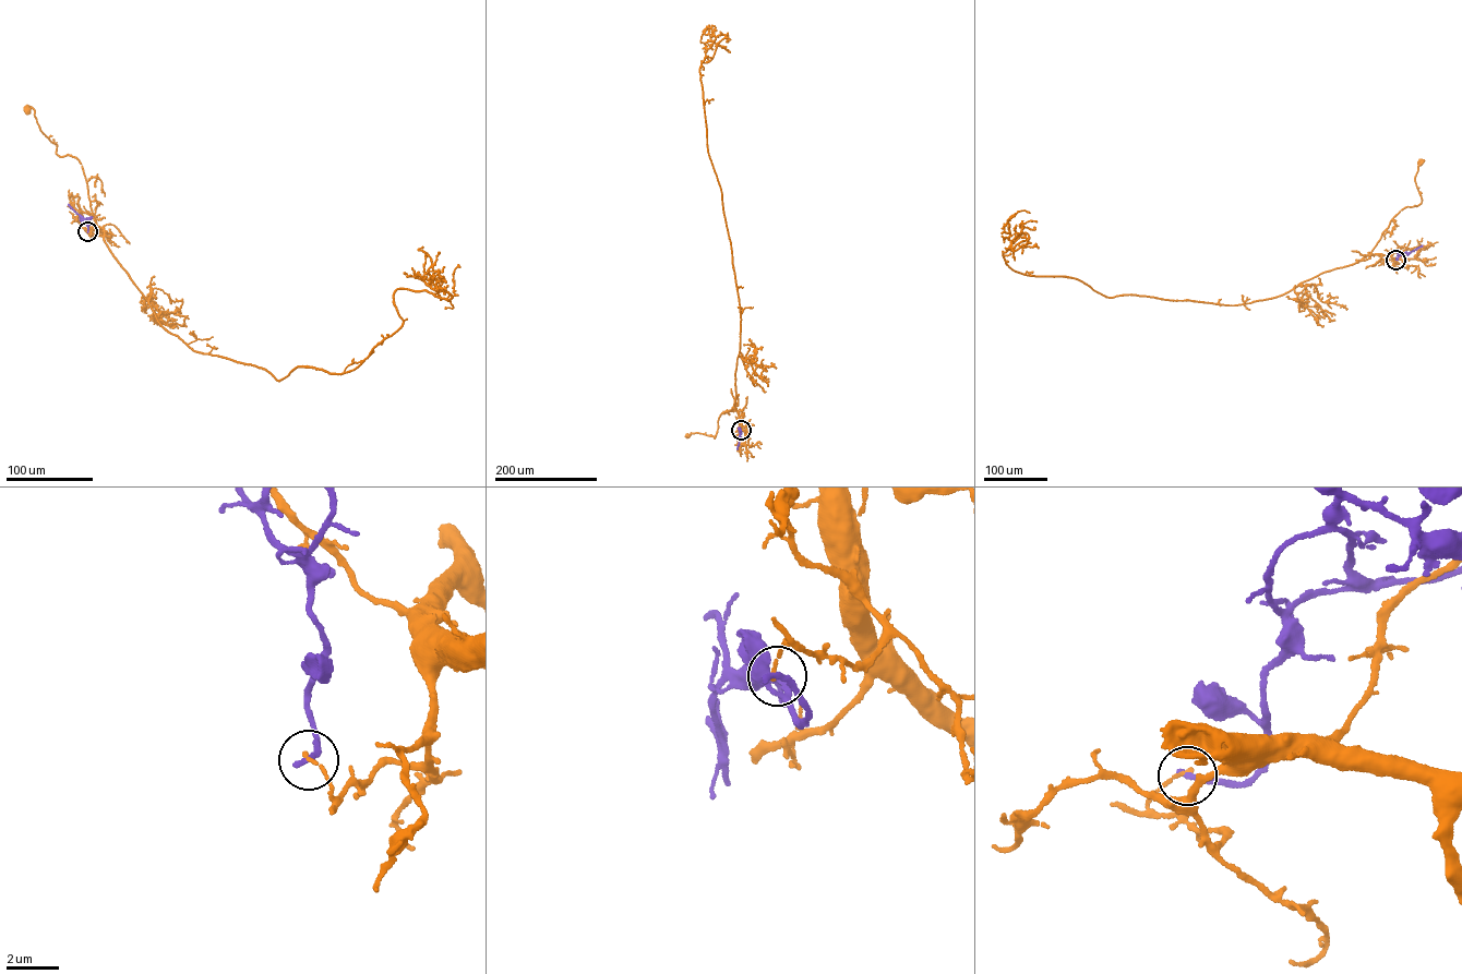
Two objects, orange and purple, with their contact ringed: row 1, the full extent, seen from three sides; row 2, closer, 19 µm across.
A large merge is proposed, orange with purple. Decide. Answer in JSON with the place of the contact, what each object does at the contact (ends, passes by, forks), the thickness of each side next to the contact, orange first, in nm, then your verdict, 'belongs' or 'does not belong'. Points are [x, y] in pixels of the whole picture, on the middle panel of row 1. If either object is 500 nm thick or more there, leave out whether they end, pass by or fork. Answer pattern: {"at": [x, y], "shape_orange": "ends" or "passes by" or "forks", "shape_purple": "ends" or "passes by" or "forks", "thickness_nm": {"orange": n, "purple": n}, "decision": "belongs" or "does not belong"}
{"at": [741, 430], "shape_orange": "ends", "shape_purple": "ends", "thickness_nm": {"orange": 140, "purple": 240}, "decision": "does not belong"}

